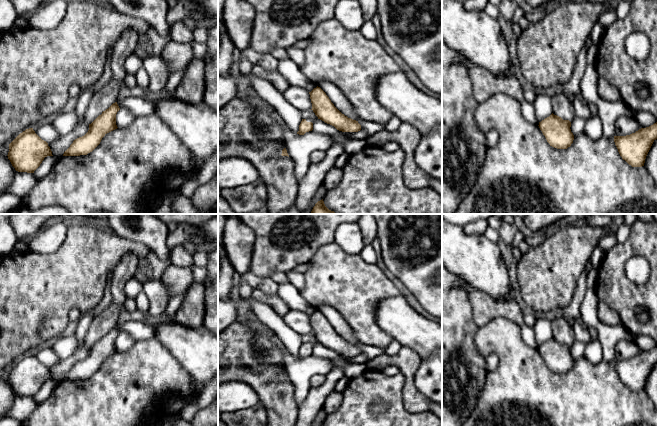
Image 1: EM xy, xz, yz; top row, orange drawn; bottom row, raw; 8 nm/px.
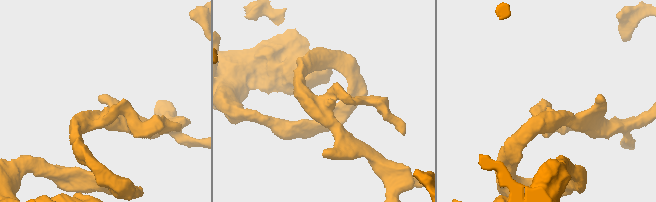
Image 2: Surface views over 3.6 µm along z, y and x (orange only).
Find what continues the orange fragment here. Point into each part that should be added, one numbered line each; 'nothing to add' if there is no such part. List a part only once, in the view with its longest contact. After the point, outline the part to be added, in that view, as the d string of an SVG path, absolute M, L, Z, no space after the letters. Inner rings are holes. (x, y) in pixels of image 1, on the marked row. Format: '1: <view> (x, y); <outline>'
1: xy (124, 47); M133 29L123 32L110 52L112 79L100 90L94 92L93 98L84 115L84 121L91 124L103 111L117 102L120 87L126 76L125 60L133 54L139 40L139 34Z

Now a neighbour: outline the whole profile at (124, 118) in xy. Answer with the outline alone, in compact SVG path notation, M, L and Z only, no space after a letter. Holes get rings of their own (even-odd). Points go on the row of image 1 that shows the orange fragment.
M121 108L116 114L116 125L118 128L128 127L133 123L136 116L127 109Z

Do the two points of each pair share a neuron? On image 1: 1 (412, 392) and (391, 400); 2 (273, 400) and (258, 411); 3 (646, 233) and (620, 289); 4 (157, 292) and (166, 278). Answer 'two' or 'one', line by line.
1: two
2: two
3: one
4: two

